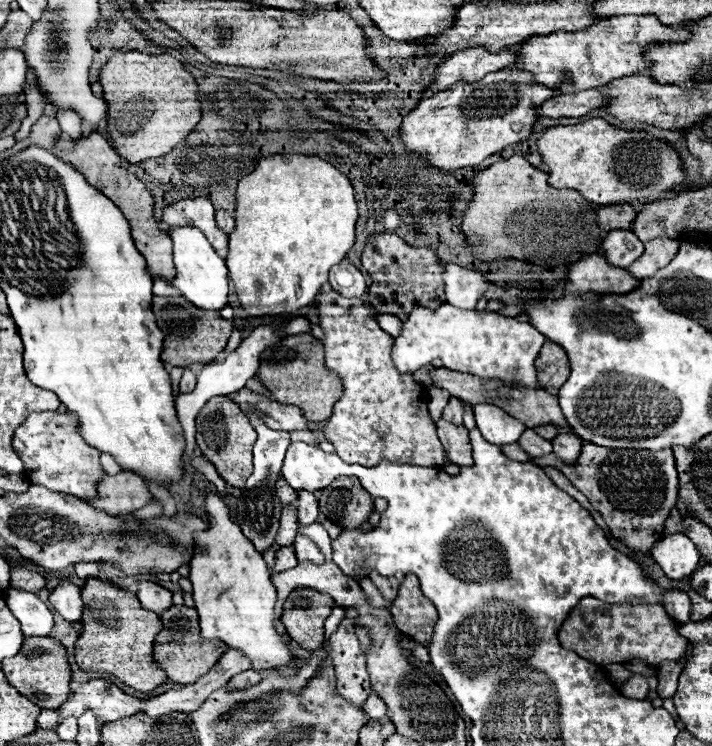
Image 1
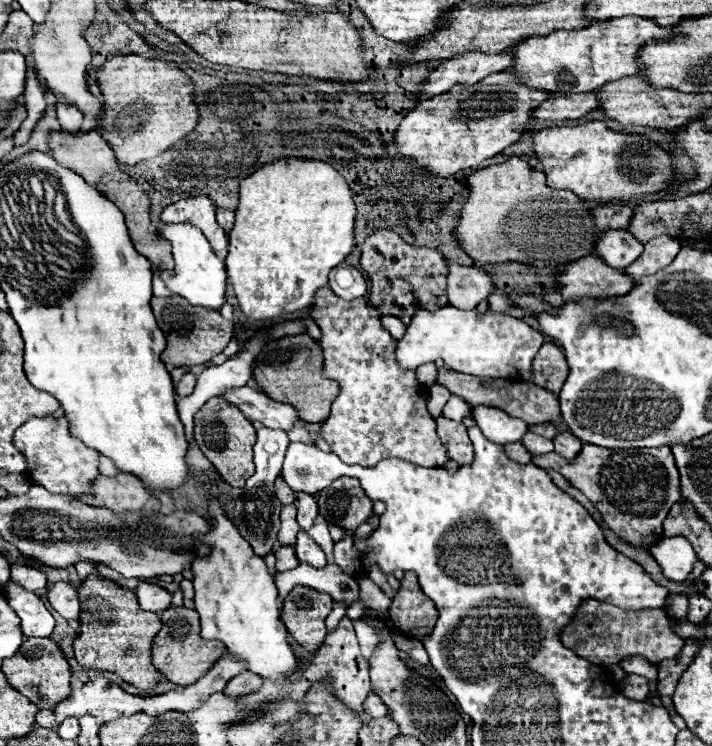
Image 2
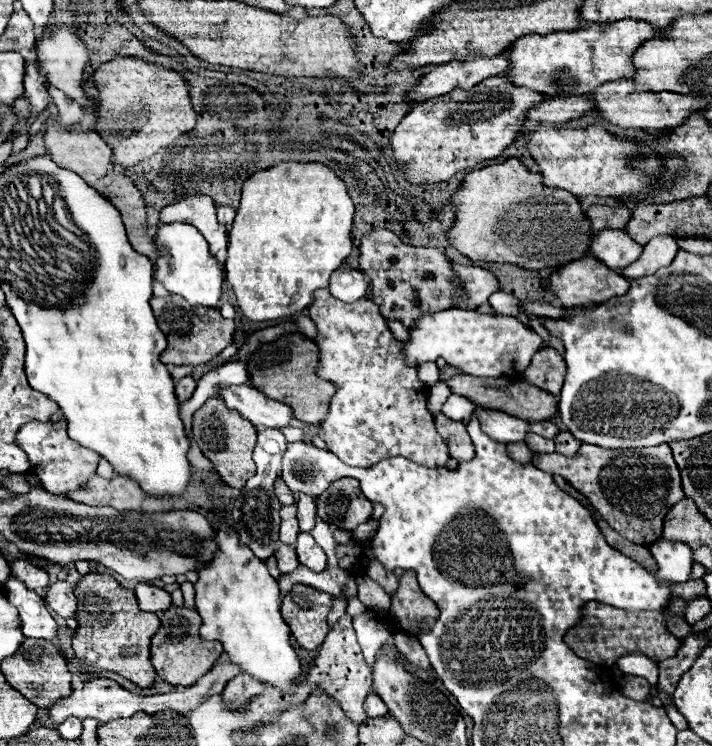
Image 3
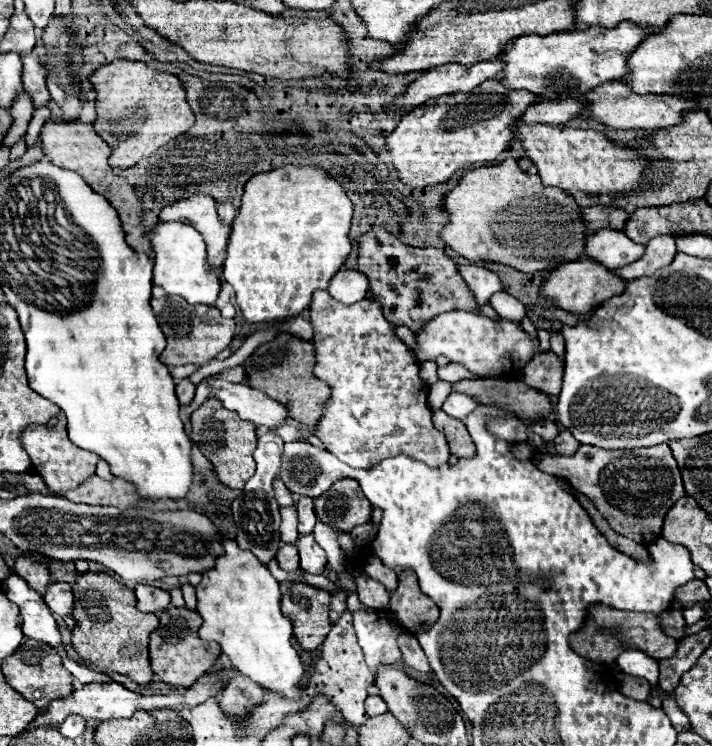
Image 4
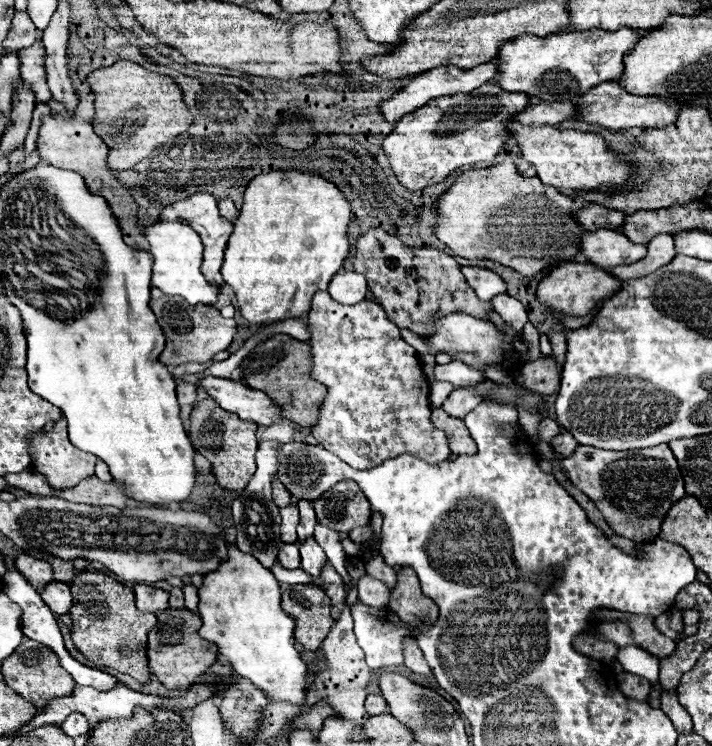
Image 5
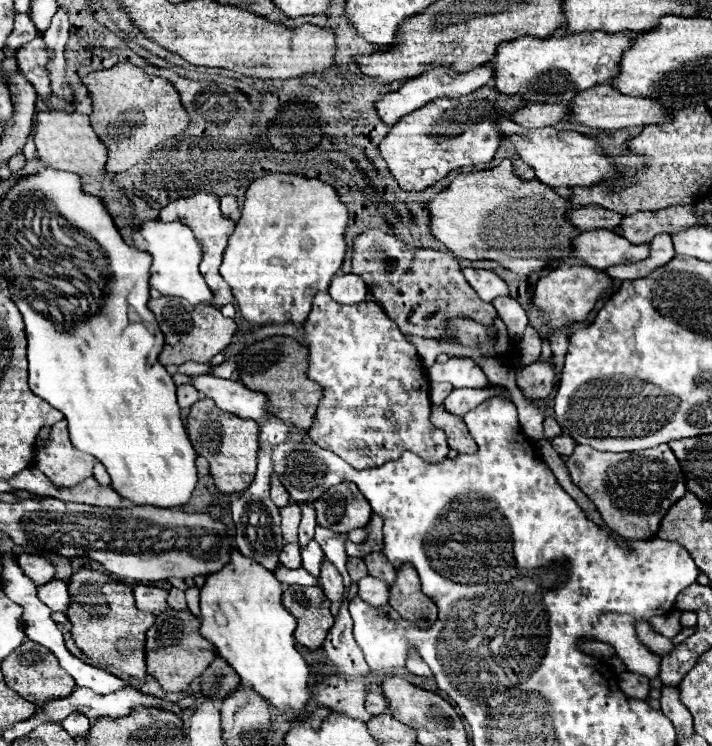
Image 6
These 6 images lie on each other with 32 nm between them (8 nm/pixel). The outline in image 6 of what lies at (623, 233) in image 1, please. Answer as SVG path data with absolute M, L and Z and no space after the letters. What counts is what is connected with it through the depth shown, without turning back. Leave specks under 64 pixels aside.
M594 230L594 232L582 232L582 236L578 236L578 240L574 240L574 248L578 248L578 252L574 252L572 258L580 258L582 264L592 266L592 268L600 268L606 270L610 266L616 264L632 264L632 262L640 262L644 258L648 258L648 244L630 244L624 236L614 234L612 230Z

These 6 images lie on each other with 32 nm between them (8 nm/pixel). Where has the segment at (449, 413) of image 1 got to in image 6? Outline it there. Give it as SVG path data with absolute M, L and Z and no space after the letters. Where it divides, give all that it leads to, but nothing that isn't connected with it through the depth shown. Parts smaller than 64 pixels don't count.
M454 388L452 394L444 400L444 408L446 408L446 412L462 418L466 412L470 412L472 408L476 408L478 404L482 404L486 398L492 398L492 396L494 396L494 388L490 388L490 390Z

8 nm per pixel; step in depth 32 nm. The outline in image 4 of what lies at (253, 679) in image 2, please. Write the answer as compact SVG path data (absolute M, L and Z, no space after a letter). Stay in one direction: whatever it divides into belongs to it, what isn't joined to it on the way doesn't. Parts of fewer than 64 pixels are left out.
M238 674L222 690L222 696L220 696L222 710L230 716L244 716L252 710L254 704L262 702L264 692L266 690L260 684L256 684L248 676Z

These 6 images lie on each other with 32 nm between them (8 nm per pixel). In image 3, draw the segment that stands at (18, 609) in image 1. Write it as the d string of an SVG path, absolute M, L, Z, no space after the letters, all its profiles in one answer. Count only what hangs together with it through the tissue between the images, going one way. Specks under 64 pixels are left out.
M12 576L4 584L6 598L10 604L18 610L18 616L22 618L22 632L26 638L44 638L54 644L56 640L56 620L50 616L46 610L44 600L36 594L30 592L24 584L18 584Z

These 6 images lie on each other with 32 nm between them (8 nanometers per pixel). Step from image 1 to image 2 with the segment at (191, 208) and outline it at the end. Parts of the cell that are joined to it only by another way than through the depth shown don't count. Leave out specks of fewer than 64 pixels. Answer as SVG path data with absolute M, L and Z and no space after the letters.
M196 196L196 198L186 198L180 202L174 202L162 210L162 224L192 224L202 230L202 234L208 238L212 244L214 252L224 260L228 252L228 236L218 228L216 218L214 218L216 206L212 204L210 198L206 196Z

